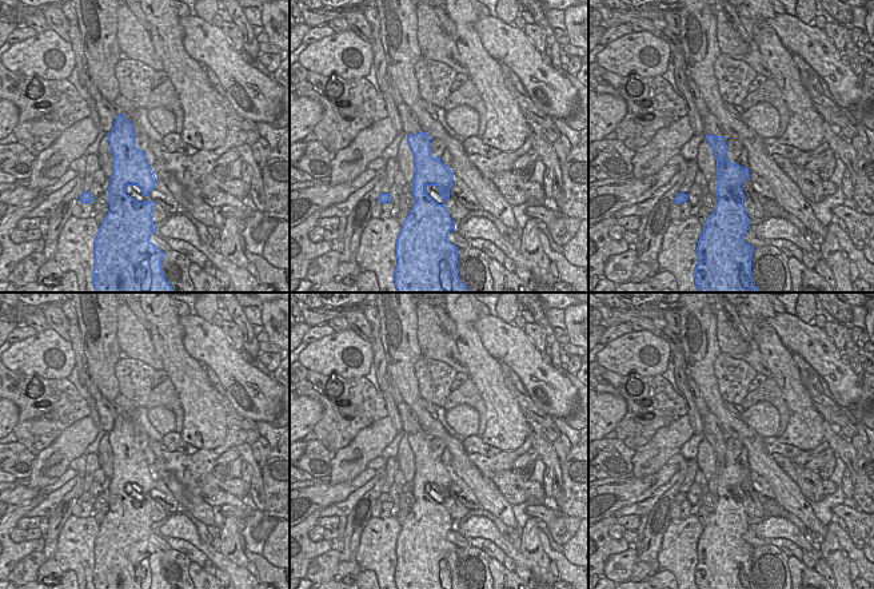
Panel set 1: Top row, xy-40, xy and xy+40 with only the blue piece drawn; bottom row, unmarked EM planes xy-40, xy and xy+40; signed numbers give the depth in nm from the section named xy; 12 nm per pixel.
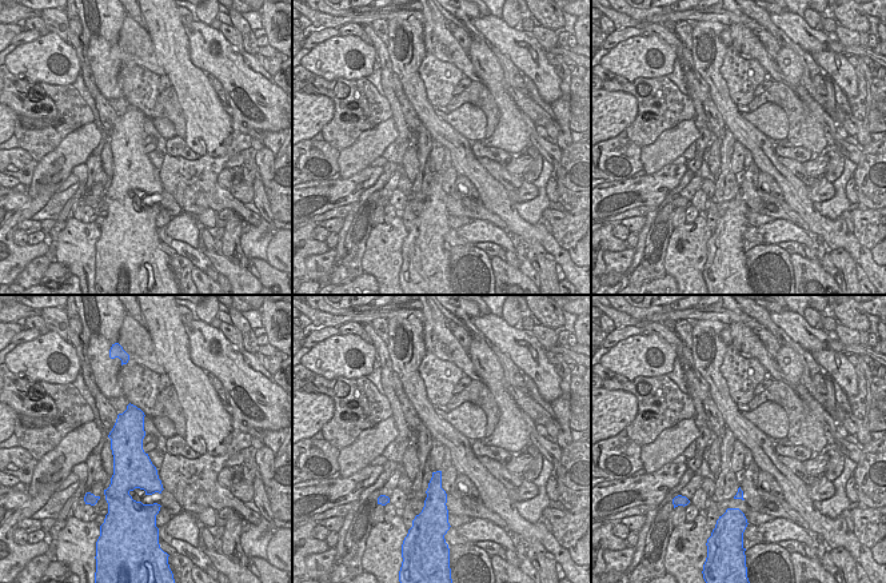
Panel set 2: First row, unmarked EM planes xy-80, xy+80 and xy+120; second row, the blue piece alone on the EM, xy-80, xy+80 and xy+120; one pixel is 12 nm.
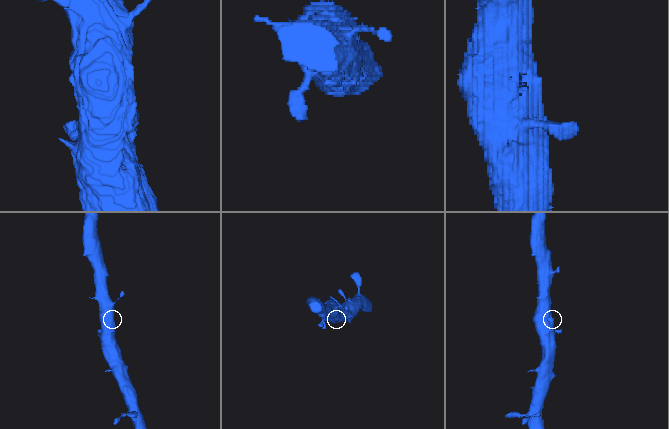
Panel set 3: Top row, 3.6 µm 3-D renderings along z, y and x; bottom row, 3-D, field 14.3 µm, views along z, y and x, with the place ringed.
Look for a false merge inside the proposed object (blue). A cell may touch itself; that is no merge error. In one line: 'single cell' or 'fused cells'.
single cell

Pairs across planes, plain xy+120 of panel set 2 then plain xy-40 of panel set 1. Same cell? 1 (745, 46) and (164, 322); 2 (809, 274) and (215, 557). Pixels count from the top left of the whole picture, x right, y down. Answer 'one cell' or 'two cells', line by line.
1: two cells
2: two cells

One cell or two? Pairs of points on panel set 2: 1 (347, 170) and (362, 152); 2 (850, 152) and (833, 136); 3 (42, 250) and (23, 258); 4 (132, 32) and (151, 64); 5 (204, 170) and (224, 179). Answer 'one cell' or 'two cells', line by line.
1: one cell
2: one cell
3: one cell
4: one cell
5: two cells

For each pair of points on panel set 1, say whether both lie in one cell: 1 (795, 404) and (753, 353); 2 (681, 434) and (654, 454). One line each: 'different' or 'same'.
1: different
2: same

